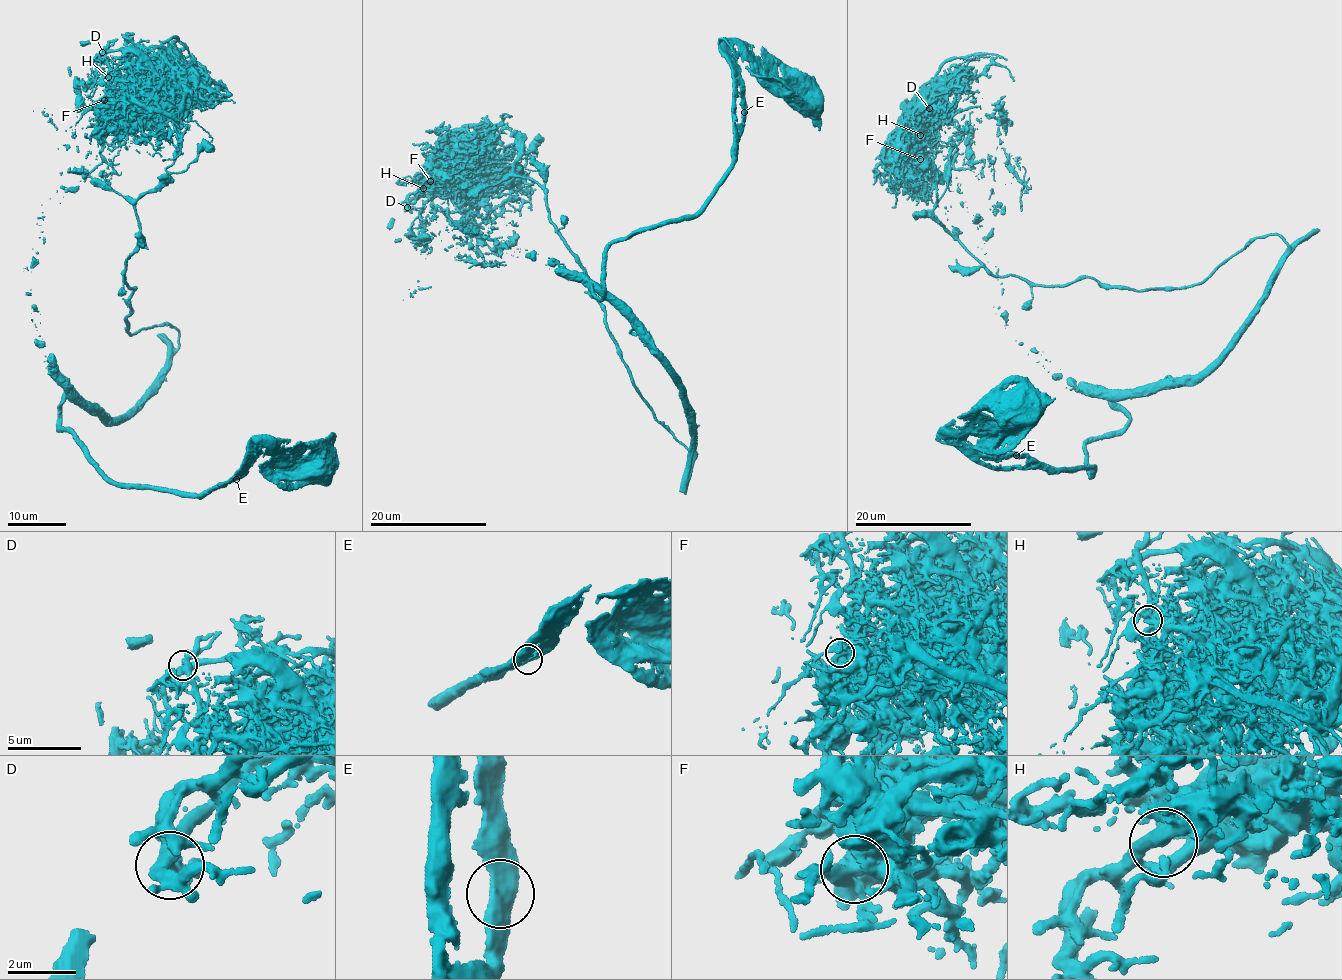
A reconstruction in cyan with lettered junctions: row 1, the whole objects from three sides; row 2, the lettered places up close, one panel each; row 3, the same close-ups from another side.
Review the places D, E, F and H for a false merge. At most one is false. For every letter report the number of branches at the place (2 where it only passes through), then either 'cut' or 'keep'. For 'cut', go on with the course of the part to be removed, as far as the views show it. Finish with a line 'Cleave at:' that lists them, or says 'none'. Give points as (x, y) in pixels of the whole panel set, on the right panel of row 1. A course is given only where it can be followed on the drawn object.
D: branches 2; keep
E: branches 2; keep
F: branches 3; keep
H: branches 2; keep
Cleave at: none

